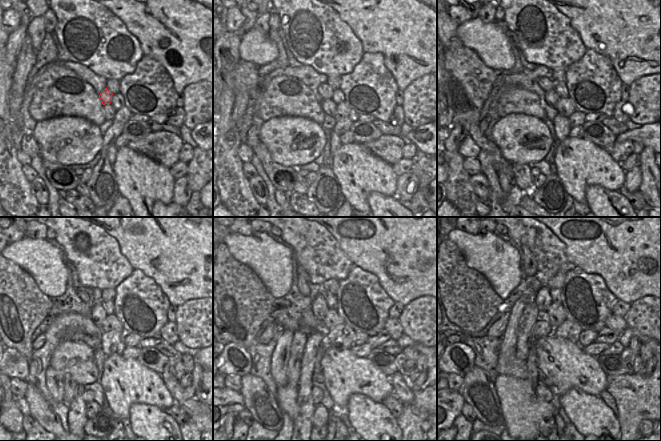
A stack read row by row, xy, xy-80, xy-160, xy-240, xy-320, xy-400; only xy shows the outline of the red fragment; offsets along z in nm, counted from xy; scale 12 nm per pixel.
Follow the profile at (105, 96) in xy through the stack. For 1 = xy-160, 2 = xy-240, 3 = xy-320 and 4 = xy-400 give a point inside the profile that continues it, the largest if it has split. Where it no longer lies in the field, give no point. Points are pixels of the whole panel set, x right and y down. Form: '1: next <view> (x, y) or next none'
1: next xy-160 (546, 84)
2: next xy-240 (83, 295)
3: next xy-320 (302, 281)
4: next xy-400 (525, 250)

